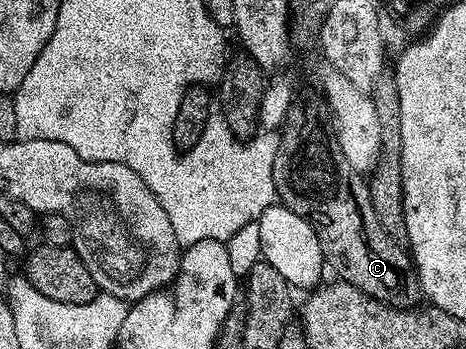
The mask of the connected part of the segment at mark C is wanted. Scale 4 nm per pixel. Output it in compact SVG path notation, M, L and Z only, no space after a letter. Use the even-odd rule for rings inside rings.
M315 93L307 99L299 98L286 114L286 121L281 128L279 152L276 153L274 177L275 187L281 206L292 209L292 213L309 218L312 229L320 241L323 260L335 271L337 278L344 283L356 285L364 293L368 293L376 301L386 303L390 307L410 309L420 299L418 273L414 270L414 261L409 250L399 240L392 238L376 221L376 213L372 209L372 197L367 180L352 165L348 165L348 157L338 144L336 128L332 122L330 107L321 94Z

